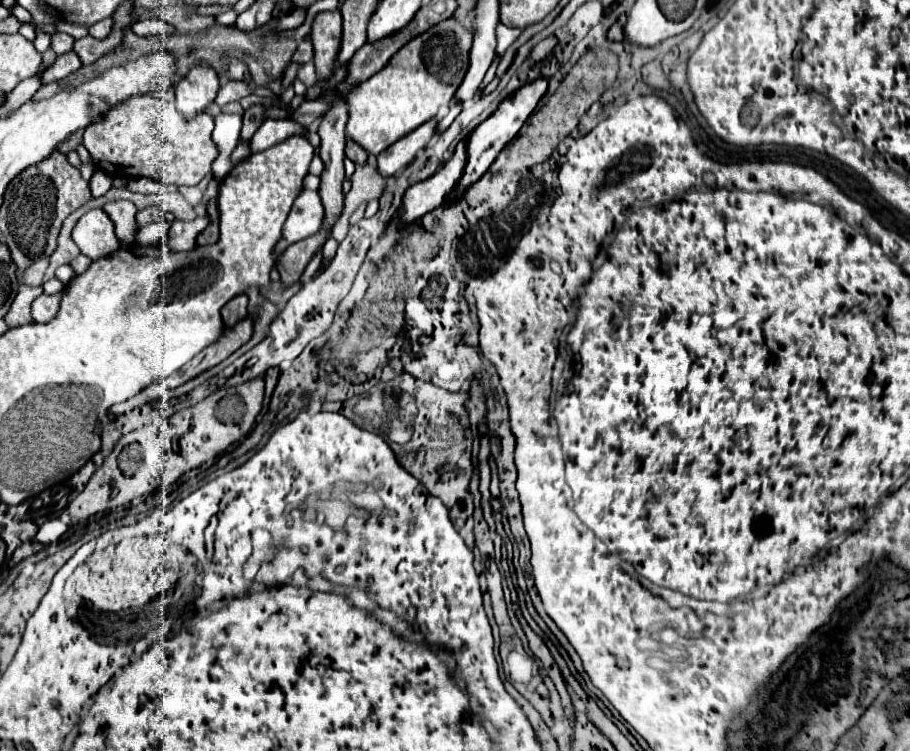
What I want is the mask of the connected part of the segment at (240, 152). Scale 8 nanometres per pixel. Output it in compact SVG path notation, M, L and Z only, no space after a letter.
M239 139L237 147L235 147L235 149L233 149L233 153L231 153L231 163L233 163L233 165L237 165L237 163L241 163L243 159L247 159L249 155L251 155L251 145L249 145L249 141Z

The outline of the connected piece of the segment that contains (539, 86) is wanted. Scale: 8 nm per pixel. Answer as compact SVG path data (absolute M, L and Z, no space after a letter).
M535 81L535 83L531 83L531 85L525 85L523 89L517 89L517 91L511 93L505 101L501 101L501 105L497 107L497 111L495 111L493 115L489 115L479 127L473 129L473 133L471 133L469 139L467 139L467 165L463 167L463 175L461 175L459 183L455 185L455 189L447 195L443 207L453 205L459 197L465 195L465 191L467 191L473 183L477 183L477 181L485 175L485 171L487 171L487 169L491 167L491 163L497 159L497 155L501 153L501 149L519 133L521 125L523 125L523 123L527 121L527 117L533 113L533 109L537 107L537 103L539 103L539 99L545 95L545 91L547 91L547 81Z

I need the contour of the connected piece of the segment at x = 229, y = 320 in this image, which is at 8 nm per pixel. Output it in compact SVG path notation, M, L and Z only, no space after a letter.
M245 293L233 297L223 309L221 309L221 315L223 315L223 323L227 327L233 327L235 323L243 321L248 315L248 296Z

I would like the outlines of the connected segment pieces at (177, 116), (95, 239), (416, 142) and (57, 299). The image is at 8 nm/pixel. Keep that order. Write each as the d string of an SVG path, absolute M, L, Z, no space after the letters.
M171 89L159 93L159 97L163 99L135 95L113 105L95 125L87 125L83 145L97 169L105 171L109 177L149 177L161 183L197 185L211 173L211 165L219 157L219 147L211 139L213 119L207 113L185 119L174 105L175 95L173 97Z
M91 209L77 221L72 238L82 254L96 260L119 249L114 224L103 209Z
M433 117L433 121L423 123L419 129L399 139L395 145L391 145L391 149L385 149L377 157L379 173L383 177L389 177L389 175L395 175L399 169L407 167L417 155L417 151L427 147L427 143L437 135L437 125L439 125L439 117Z
M59 291L55 295L37 297L33 301L33 319L35 319L35 323L51 321L61 309L61 299L63 299L63 291Z

